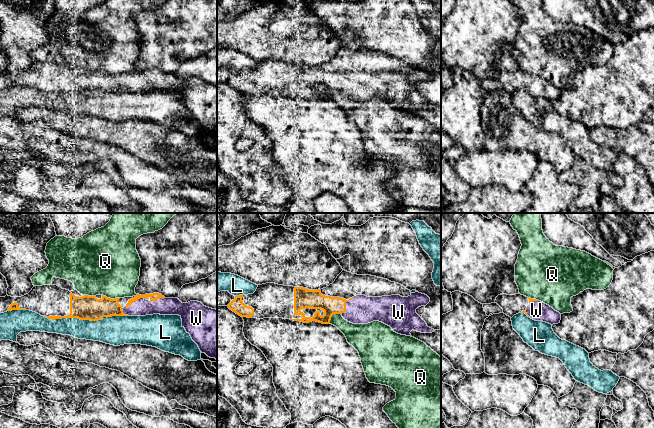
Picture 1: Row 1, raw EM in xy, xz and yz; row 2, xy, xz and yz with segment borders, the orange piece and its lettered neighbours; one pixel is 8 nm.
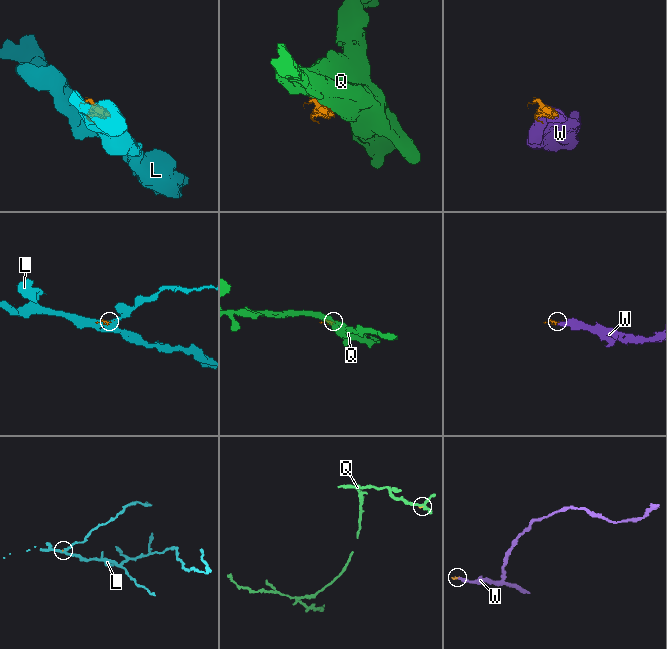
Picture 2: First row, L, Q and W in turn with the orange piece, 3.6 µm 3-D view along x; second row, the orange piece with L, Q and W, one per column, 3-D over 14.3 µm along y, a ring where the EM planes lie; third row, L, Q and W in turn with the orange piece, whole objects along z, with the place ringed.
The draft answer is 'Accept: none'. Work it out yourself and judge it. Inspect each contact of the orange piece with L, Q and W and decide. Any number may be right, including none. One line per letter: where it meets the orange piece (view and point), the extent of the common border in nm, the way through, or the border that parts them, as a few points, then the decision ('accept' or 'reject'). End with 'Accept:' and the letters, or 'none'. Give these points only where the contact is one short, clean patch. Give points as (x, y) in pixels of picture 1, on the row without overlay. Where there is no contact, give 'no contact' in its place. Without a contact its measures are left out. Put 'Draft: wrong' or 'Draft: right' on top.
Draft: wrong
L: contact xy (85, 95); length 700 nm; reject
Q: contact xy (110, 74); length 150 nm; reject
W: contact xy (134, 76); length 170 nm; accept
Accept: W

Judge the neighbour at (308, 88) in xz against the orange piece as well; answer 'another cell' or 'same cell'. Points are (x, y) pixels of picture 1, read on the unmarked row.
same cell

